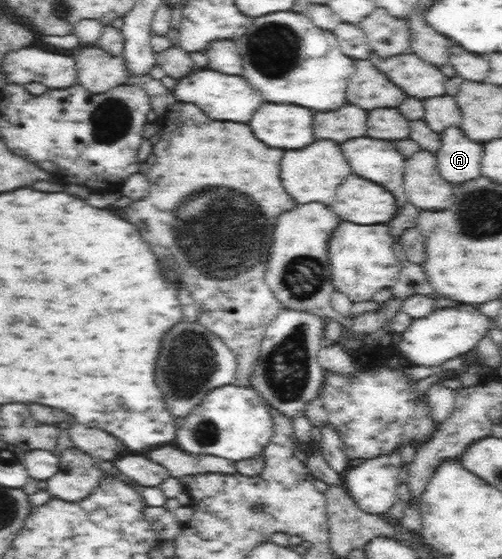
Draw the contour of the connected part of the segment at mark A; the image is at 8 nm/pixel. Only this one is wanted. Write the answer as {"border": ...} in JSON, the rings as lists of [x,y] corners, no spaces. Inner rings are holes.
{"border":[[[459,127],[441,132],[441,145],[435,152],[441,180],[454,188],[481,177],[480,160],[484,147],[468,139]]]}

